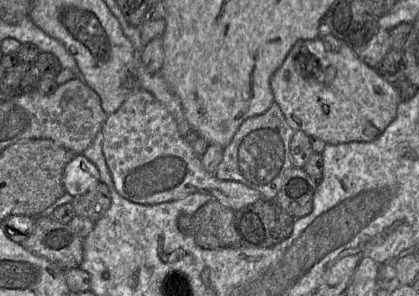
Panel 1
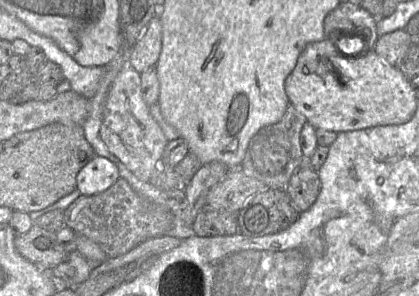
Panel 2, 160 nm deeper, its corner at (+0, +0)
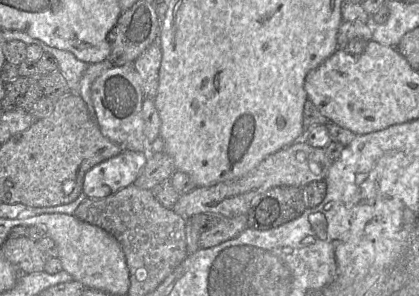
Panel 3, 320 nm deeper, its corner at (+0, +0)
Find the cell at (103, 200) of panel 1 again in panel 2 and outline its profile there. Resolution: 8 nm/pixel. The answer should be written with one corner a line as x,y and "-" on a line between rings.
123,178
99,194
80,195
64,214
65,225
95,242
108,258
124,255
149,239
166,236
174,221
173,214
164,205
140,196

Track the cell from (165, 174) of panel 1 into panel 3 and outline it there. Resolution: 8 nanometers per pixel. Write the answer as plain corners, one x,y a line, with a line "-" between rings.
133,64
113,66
104,71
91,86
94,118
102,132
123,150
148,153
150,144
144,134
142,103
144,94

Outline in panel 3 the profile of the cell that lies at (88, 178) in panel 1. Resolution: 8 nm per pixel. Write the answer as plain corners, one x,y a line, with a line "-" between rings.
123,150
95,165
84,176
82,192
89,198
104,198
133,184
146,164
147,154

